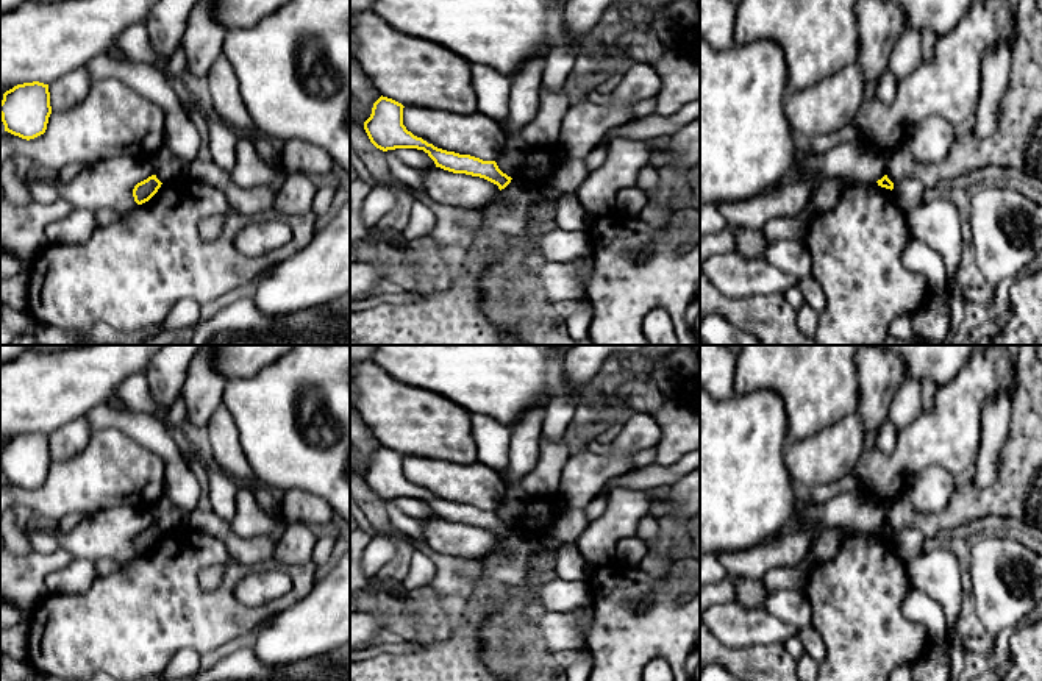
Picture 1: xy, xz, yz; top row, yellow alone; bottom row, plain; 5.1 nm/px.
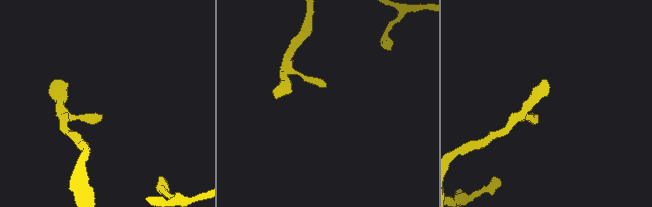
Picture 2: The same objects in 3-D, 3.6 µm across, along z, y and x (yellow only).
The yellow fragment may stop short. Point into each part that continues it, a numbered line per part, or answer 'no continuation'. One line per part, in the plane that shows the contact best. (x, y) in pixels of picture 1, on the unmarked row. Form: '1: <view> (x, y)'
no continuation

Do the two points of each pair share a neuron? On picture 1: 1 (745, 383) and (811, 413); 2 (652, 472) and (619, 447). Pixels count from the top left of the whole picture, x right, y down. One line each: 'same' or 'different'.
1: same
2: different

